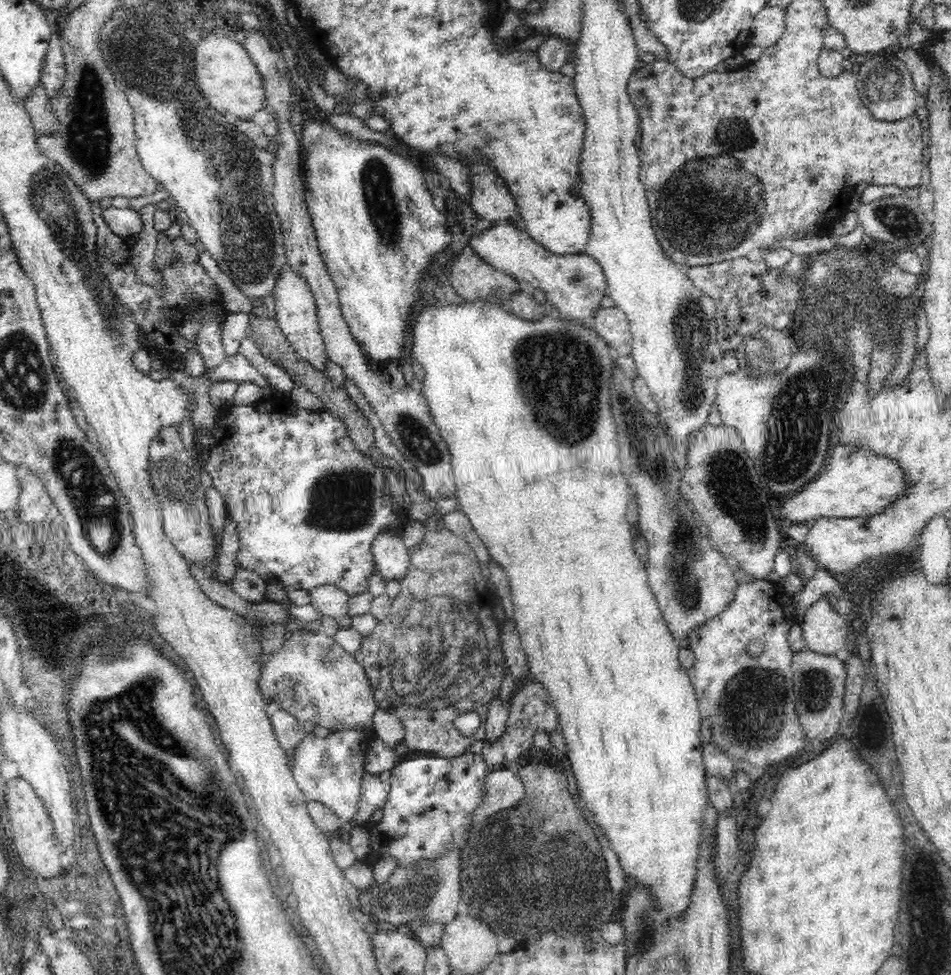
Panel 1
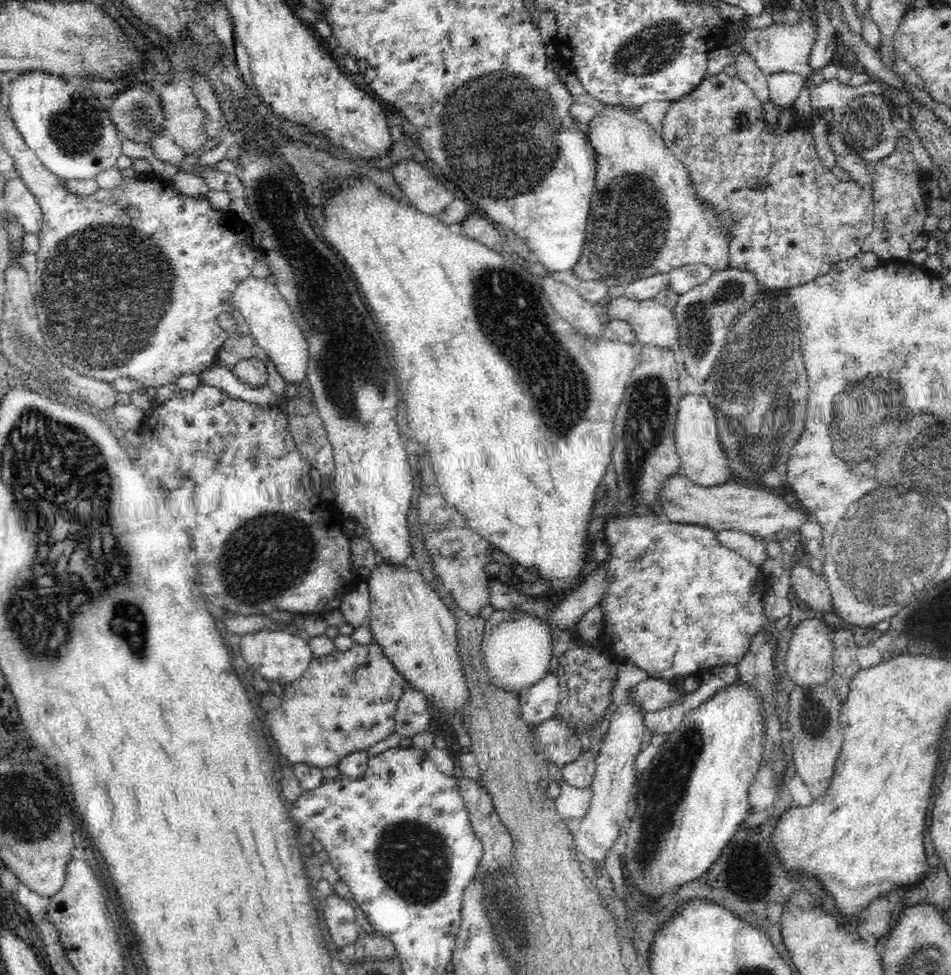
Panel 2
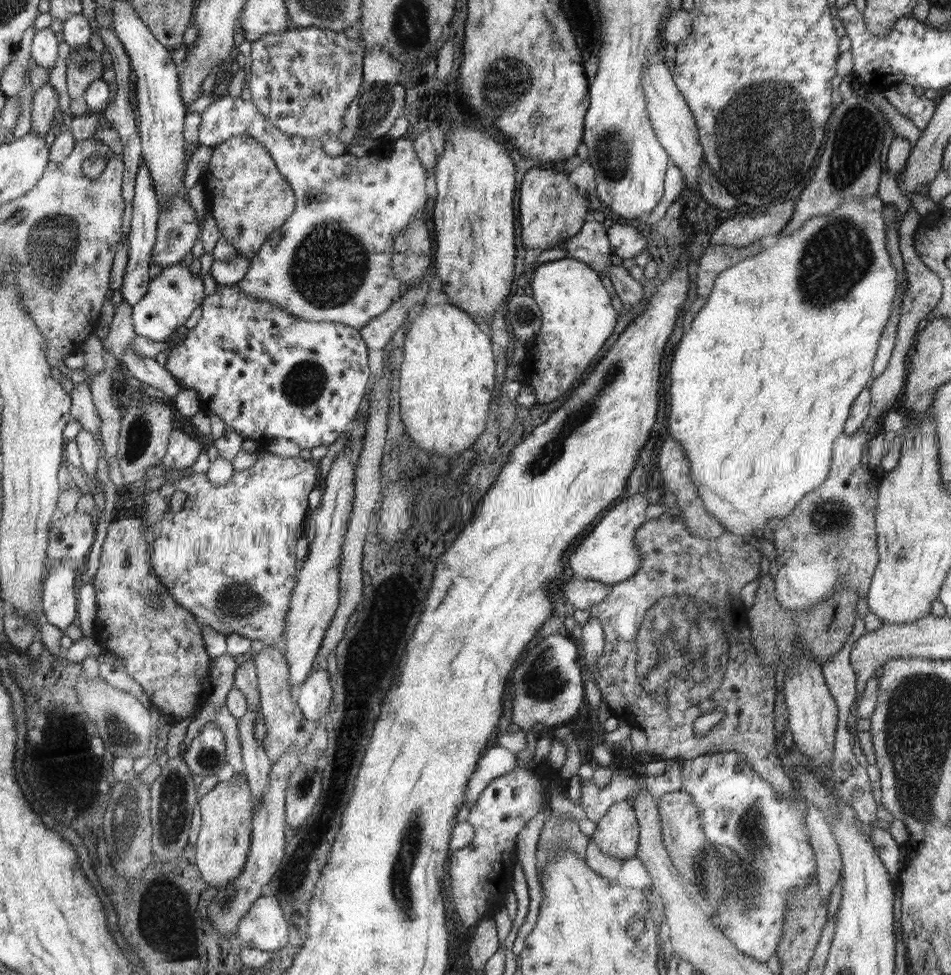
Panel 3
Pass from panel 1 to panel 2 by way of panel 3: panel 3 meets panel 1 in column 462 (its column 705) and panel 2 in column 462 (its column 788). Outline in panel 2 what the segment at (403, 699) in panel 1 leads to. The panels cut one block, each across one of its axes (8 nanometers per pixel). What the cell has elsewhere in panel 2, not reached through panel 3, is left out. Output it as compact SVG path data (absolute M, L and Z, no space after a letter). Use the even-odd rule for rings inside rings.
M466 778L460 780L459 791L466 808L469 809L473 831L480 836L482 843L483 853L478 871L511 863L511 834L505 824L502 824L489 791L474 780Z

